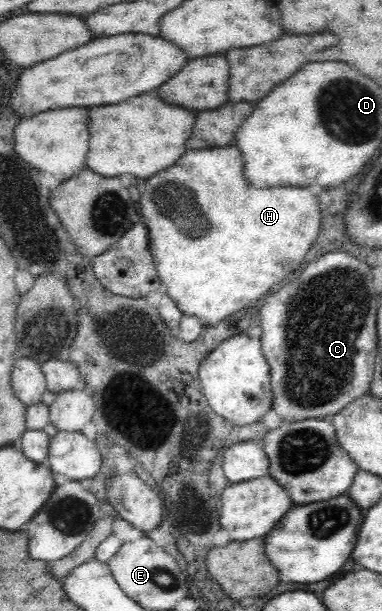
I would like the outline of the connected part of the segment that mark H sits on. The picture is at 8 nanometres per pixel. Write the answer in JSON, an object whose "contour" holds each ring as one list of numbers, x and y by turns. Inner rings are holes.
{"contour":[[236,146,188,150,172,168,152,178,148,188,156,188,140,198,142,222,149,233,149,249,153,256,161,288,176,303,184,316,195,316,212,327,234,313,260,300,272,284,292,274,310,250,321,227,319,197,313,188,254,188,243,175,243,160]]}

